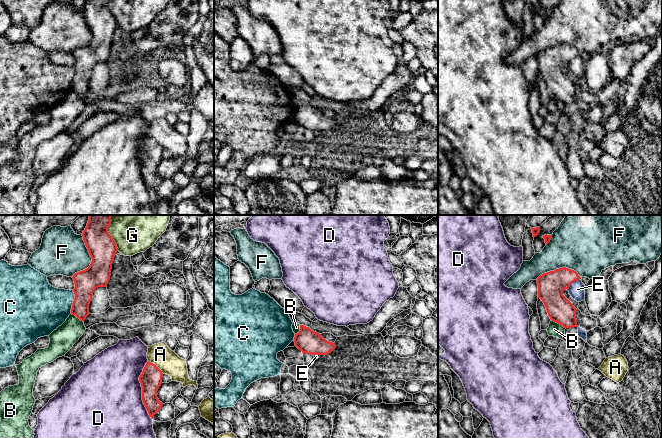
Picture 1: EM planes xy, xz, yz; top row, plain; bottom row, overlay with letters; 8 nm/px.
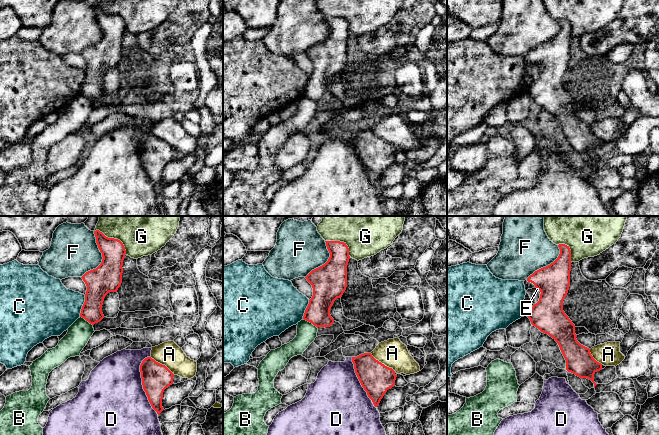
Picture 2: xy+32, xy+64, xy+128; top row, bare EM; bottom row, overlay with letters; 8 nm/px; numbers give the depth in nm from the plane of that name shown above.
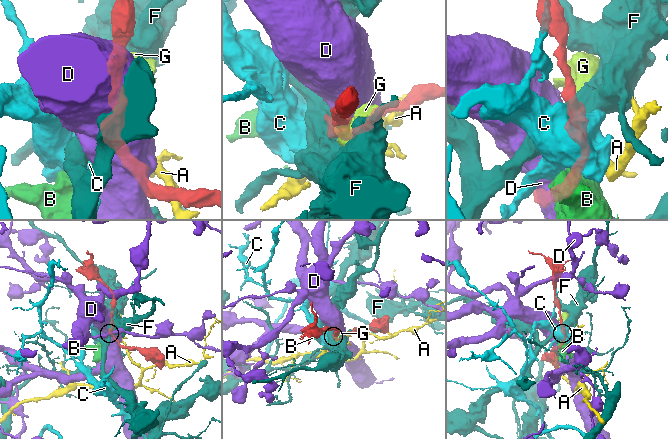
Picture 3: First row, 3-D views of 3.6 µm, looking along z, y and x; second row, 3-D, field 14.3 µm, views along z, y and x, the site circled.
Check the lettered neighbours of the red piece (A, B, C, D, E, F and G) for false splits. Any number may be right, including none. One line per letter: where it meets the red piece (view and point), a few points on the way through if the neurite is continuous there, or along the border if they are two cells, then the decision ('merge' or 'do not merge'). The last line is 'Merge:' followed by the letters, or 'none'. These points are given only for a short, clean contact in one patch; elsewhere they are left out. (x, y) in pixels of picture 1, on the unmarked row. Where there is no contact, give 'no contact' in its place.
A: contact xy (156, 142); do not merge
B: contact yz (558, 99); border yz (551, 95), (565, 104); do not merge
C: contact xy (73, 78); border xy (73, 66), (74, 76), (70, 89); do not merge
D: contact xy (142, 166); do not merge
E: contact yz (572, 58); do not merge
F: contact xy (92, 35); do not merge
G: contact xy (111, 13); do not merge
Merge: none

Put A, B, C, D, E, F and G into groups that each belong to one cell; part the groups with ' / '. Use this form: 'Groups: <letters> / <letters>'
Groups: A / B / C / D / E G / F

